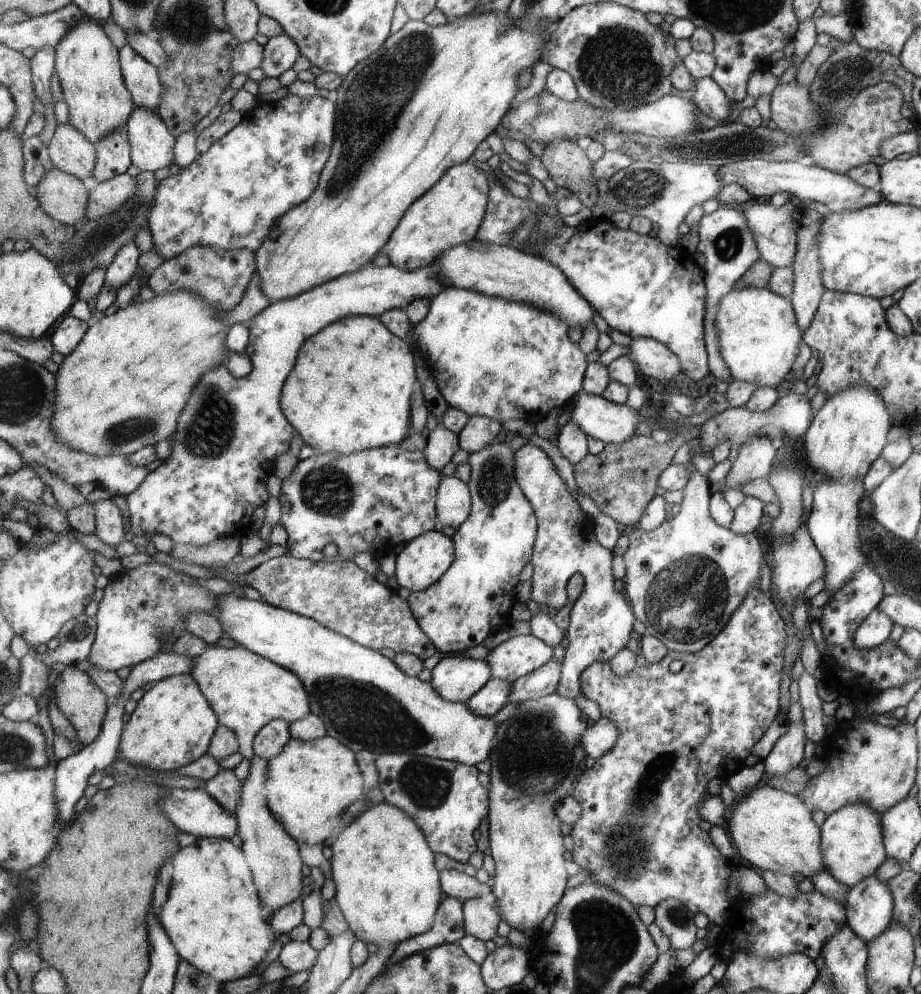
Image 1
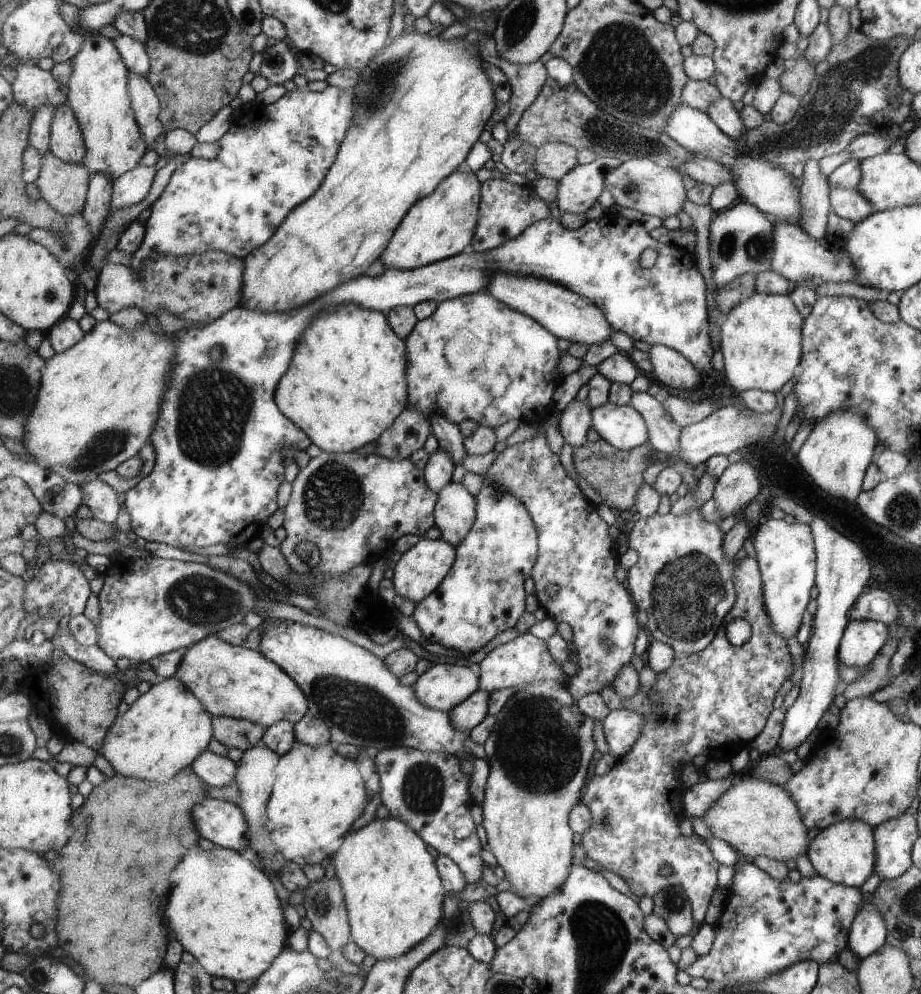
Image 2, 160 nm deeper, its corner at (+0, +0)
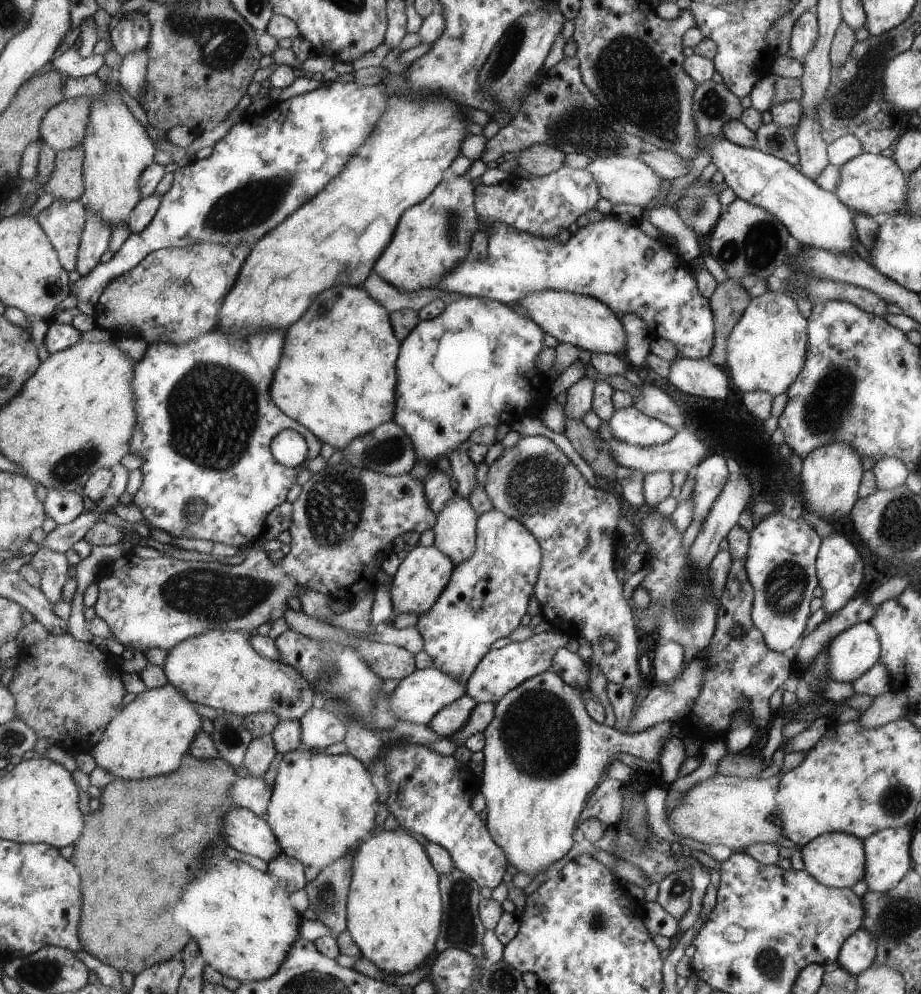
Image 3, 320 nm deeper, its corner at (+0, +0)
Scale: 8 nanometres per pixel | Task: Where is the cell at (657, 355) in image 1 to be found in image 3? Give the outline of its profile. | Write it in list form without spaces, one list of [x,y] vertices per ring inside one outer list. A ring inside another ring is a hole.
[[[677,356],[666,378],[677,390],[693,396],[723,400],[729,392],[727,376],[707,359]]]

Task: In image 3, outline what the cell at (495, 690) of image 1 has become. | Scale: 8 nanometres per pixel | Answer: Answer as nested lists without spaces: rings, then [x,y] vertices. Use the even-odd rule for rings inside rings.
[[[465,693],[461,698],[443,707],[427,726],[442,737],[450,737],[462,730],[465,721],[478,704],[477,700]]]

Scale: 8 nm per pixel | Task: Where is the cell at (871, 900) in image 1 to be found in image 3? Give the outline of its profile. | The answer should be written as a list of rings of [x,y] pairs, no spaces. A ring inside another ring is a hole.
[[[859,927],[840,947],[835,965],[856,977],[871,966],[876,953],[876,940],[864,928]]]

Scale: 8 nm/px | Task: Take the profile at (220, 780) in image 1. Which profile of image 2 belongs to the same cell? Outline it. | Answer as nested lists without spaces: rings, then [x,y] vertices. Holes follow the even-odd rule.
[[[205,749],[192,764],[195,772],[210,786],[225,786],[235,781],[237,763],[227,755],[222,756]]]

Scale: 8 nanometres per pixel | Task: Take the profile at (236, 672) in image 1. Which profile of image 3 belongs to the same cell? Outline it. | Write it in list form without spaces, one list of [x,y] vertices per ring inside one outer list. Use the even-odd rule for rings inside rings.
[[[214,630],[177,644],[166,660],[168,679],[190,700],[242,717],[273,711],[281,720],[299,719],[313,708],[314,688],[297,668],[272,661],[256,651],[247,631]]]

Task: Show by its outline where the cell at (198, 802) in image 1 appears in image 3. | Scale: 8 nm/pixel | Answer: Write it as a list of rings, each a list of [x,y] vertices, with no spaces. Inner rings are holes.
[[[235,808],[223,820],[228,846],[257,856],[267,863],[282,855],[284,850],[265,816],[248,808]]]

